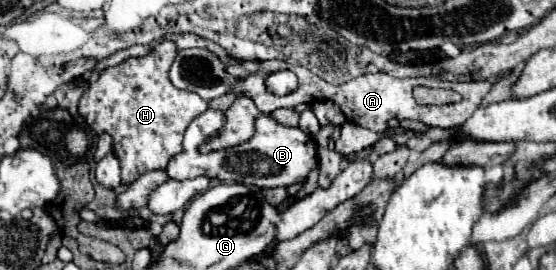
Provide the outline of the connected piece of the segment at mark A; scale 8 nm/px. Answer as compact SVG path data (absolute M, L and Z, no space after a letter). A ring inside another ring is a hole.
M262 61L260 63L260 69L256 69L252 75L248 75L246 79L238 79L238 85L236 89L232 89L230 93L210 101L210 109L222 109L226 111L230 107L230 103L238 97L238 95L248 95L254 99L256 107L264 113L270 113L274 109L280 109L280 107L296 107L300 103L312 103L312 101L332 101L336 103L342 113L346 115L348 121L360 125L360 127L366 127L366 129L372 129L372 131L384 131L384 125L396 117L398 121L402 119L416 119L416 121L424 121L426 125L430 127L454 127L454 125L460 125L462 121L466 121L480 105L482 97L490 91L492 83L486 79L486 81L442 81L442 79L424 79L424 77L406 77L406 79L396 79L396 77L390 77L386 73L366 73L366 75L360 75L348 83L342 83L342 85L330 85L326 83L324 79L320 79L318 75L314 75L312 71L308 71L306 67L302 65L290 65L286 61ZM282 69L288 69L288 71L294 71L296 77L298 77L298 89L292 91L290 95L274 95L270 91L266 91L264 87L264 79L266 75L274 73L274 71L282 71ZM418 85L424 85L424 87L442 87L442 89L452 89L452 91L458 91L462 95L462 103L456 103L456 105L418 105L412 97L412 89L418 87Z

